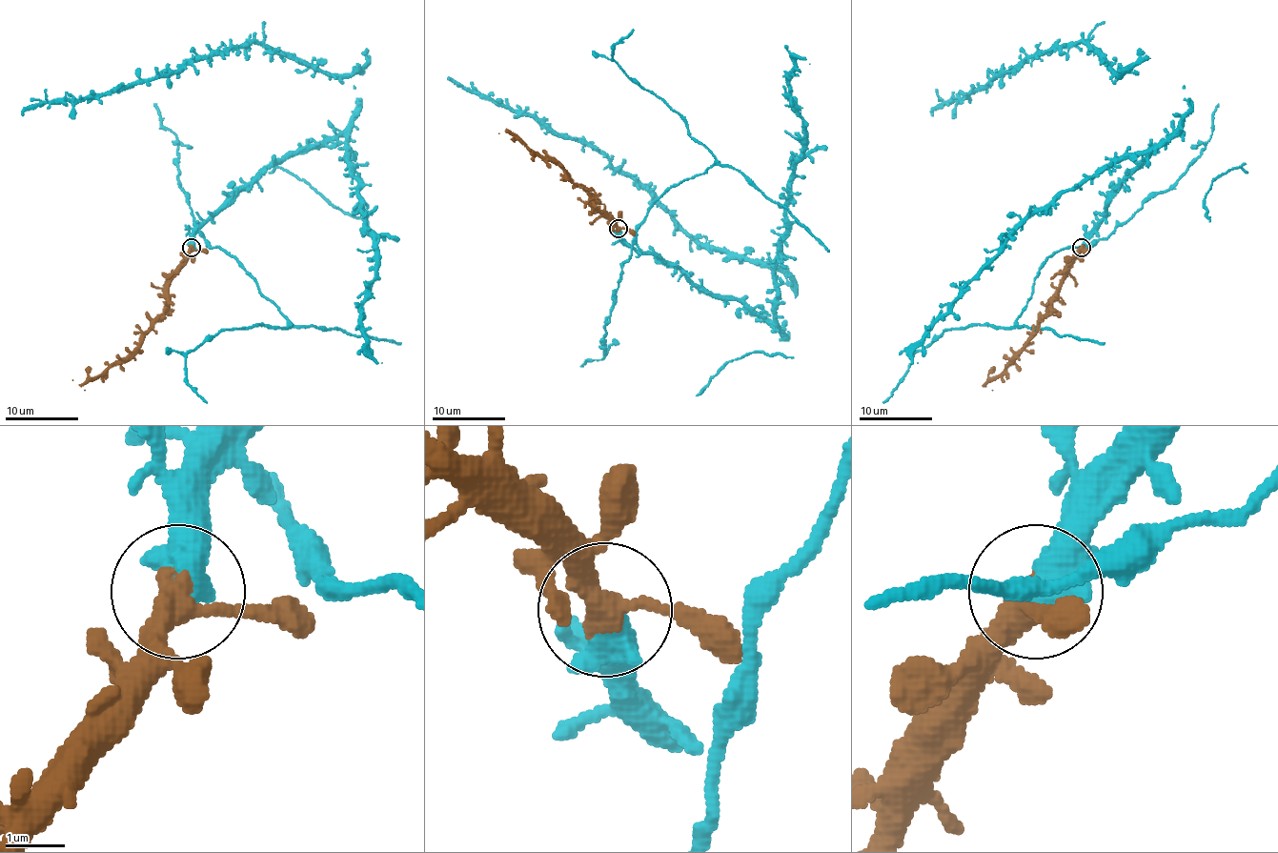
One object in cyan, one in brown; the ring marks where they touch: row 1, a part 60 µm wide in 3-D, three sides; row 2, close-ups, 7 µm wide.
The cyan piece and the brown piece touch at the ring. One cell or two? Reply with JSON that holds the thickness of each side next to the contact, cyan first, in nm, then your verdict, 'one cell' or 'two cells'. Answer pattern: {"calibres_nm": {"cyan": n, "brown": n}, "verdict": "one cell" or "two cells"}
{"calibres_nm": {"cyan": 500, "brown": 400}, "verdict": "one cell"}

